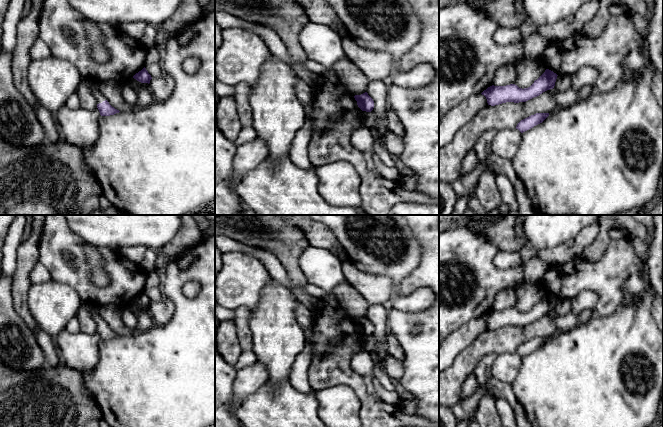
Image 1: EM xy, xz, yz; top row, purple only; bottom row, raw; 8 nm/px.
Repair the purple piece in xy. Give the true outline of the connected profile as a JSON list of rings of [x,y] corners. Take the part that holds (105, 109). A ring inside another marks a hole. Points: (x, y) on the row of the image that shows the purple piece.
[[[87,78],[84,79],[97,100],[97,108],[101,116],[110,116],[120,112],[119,110],[112,107],[109,102],[105,99],[105,97],[100,93],[98,89],[98,82]]]

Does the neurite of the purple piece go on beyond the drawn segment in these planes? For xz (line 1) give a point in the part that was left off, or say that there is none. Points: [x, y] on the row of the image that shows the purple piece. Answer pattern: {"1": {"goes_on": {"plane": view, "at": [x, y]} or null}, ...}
{"1": {"goes_on": null}}

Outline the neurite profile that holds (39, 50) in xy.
[[[38,38],[30,48],[31,60],[41,60],[51,56],[51,50],[47,44]]]

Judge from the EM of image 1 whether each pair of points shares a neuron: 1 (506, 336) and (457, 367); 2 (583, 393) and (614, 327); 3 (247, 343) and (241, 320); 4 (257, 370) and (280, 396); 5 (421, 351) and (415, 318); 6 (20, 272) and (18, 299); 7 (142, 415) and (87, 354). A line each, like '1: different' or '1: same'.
1: same
2: same
3: same
4: different
5: same
6: same
7: different

